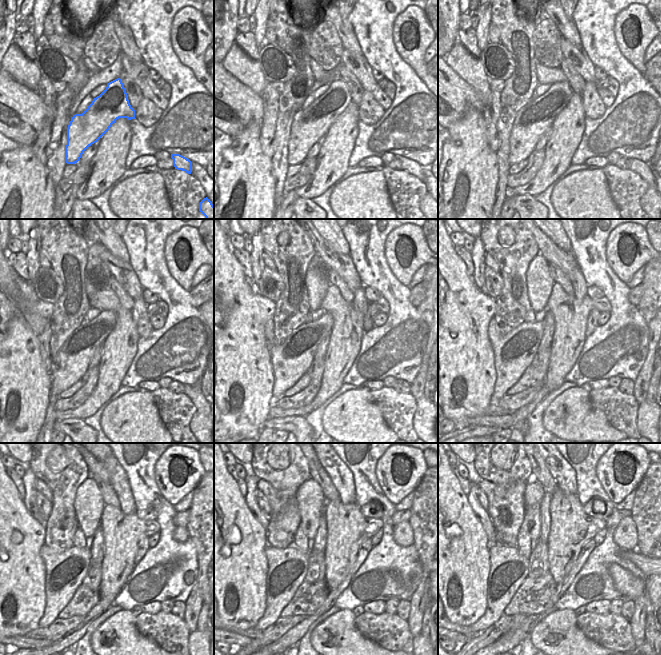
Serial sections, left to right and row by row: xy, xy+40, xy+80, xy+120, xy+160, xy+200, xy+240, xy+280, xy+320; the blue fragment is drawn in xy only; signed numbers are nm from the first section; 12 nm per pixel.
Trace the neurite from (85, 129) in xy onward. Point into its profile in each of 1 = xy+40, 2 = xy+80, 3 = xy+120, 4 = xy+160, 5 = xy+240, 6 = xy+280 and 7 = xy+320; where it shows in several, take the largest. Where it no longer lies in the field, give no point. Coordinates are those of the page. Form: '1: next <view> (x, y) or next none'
1: next xy+40 (310, 124)
2: next xy+80 (536, 118)
3: next xy+120 (79, 348)
4: next xy+160 (302, 343)
5: next xy+240 (75, 561)
6: next xy+280 (296, 562)
7: next xy+320 (519, 565)

